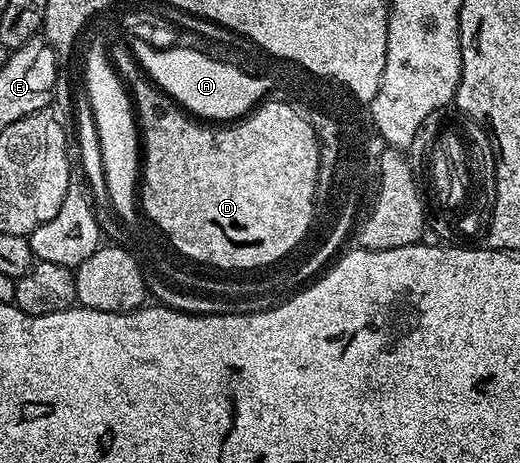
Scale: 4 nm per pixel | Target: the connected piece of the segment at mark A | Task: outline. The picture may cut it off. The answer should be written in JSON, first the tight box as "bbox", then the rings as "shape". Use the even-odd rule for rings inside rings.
{"bbox":[131,39,270,121],"shape":[[[134,39],[131,50],[145,74],[174,103],[205,121],[236,121],[254,110],[270,89],[260,74],[250,75],[231,64],[221,64],[190,47],[153,48],[144,41]]]}

